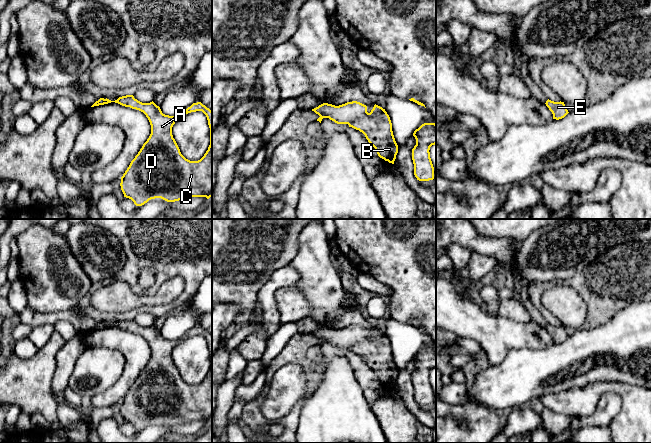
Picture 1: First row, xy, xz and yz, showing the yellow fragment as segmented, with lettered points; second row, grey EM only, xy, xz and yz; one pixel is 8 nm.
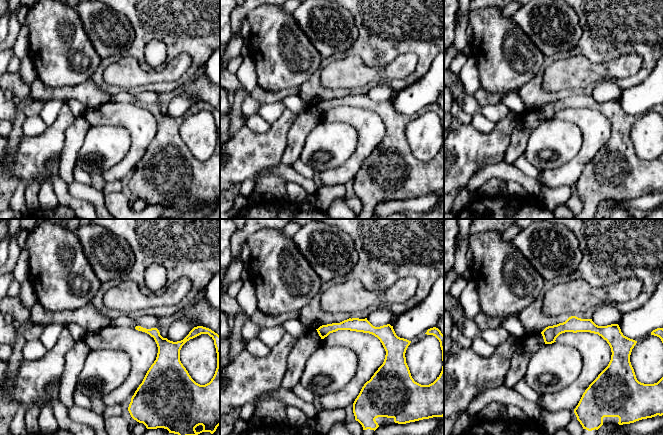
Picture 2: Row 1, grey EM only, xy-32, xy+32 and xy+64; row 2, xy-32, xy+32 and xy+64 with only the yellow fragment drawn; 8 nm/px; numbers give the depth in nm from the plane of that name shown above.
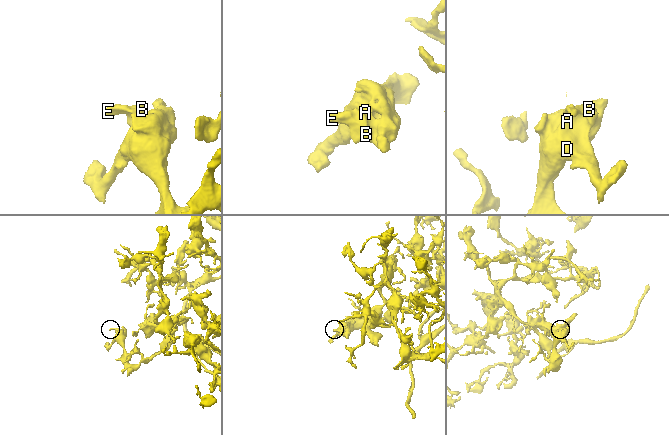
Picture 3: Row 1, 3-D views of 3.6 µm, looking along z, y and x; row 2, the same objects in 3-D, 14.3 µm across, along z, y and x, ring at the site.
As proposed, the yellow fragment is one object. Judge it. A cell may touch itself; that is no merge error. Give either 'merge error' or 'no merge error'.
no merge error

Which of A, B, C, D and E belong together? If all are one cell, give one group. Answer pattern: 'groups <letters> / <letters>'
groups A B C D E

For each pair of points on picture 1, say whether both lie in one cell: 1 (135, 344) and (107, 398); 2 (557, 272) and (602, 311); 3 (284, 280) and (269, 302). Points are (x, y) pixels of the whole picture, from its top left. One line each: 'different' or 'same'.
1: same
2: different
3: same

